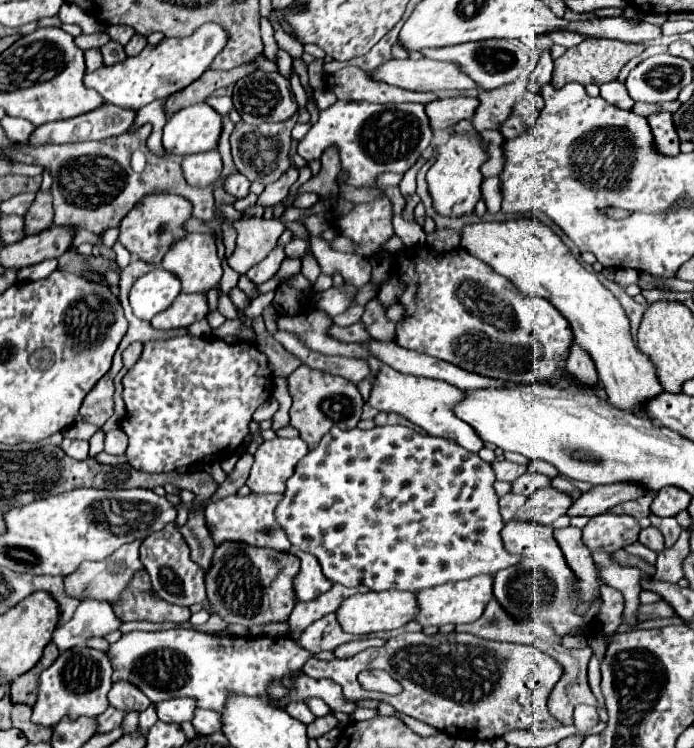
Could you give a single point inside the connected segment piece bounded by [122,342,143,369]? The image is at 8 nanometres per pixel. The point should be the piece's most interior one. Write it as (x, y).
(132, 353)

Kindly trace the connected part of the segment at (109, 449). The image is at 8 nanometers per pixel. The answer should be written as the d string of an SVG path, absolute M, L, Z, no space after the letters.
M114 429L114 431L106 433L106 447L104 447L106 453L124 455L126 445L128 445L128 437L126 437L126 433L122 429Z

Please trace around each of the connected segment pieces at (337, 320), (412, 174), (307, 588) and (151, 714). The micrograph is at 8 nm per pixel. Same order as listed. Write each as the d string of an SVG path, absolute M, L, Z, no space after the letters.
M353 305L352 307L348 308L344 313L334 316L333 322L338 326L347 327L359 322L363 312L363 306Z
M420 157L416 164L411 167L403 176L399 189L401 194L406 197L415 193L416 191L416 174L419 171L420 167L422 167L426 163L426 160L423 157Z
M294 551L302 565L300 565L300 573L294 579L294 591L296 591L296 603L304 603L304 601L312 601L318 595L326 593L332 587L332 581L328 581L324 577L324 573L320 571L318 559L312 555L306 555L304 551Z
M150 705L146 711L142 711L142 713L140 713L140 723L138 723L138 725L142 725L142 727L144 727L144 731L148 731L156 721L158 721L156 709L154 709L154 705Z

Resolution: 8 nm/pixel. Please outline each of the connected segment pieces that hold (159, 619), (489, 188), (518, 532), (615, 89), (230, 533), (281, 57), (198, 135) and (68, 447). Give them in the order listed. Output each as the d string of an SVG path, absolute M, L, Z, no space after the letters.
M146 571L132 579L132 587L128 587L128 595L124 595L124 603L116 603L114 611L124 621L156 621L156 623L186 623L190 619L190 609L180 605L170 605L156 595L152 595L152 585Z
M490 177L490 179L482 181L482 199L484 199L490 213L500 211L502 193L500 193L500 179L498 177Z
M512 519L502 531L502 541L508 553L516 553L522 557L518 565L500 569L494 575L494 597L512 619L530 621L532 617L538 617L546 621L558 637L564 637L574 629L596 625L602 597L586 605L584 613L578 613L582 603L580 591L576 587L578 579L568 567L564 553L552 535L552 527L536 527L536 523L518 523L516 519Z
M610 81L610 83L600 85L600 95L608 103L612 103L616 107L622 107L622 109L630 109L634 105L634 99L628 95L626 85L620 83L620 81Z
M230 495L224 497L220 501L214 501L206 507L204 515L206 515L206 525L210 529L210 535L216 543L222 541L244 541L256 547L272 547L276 551L290 551L290 543L288 537L284 535L284 529L274 521L274 509L278 505L278 501L282 499L282 495L246 495L246 497L238 497L238 495Z
M283 49L278 50L277 57L278 72L289 79L292 68L292 57Z
M206 101L184 107L168 117L162 145L172 155L202 153L218 147L222 117Z
M64 439L62 445L66 455L74 457L74 459L88 459L88 441L82 439Z

